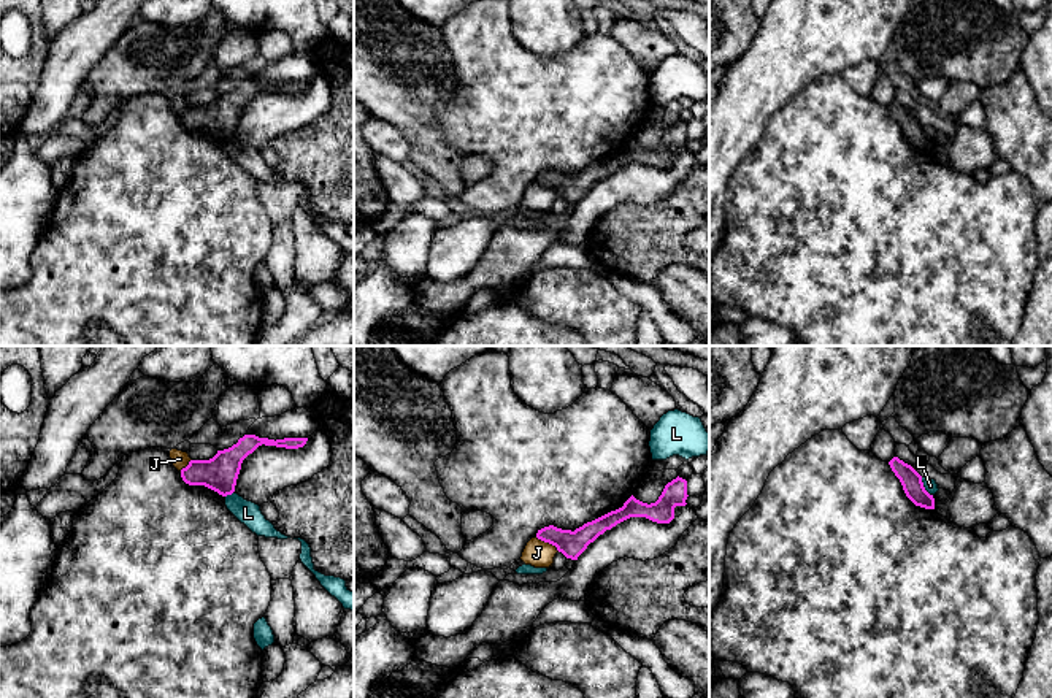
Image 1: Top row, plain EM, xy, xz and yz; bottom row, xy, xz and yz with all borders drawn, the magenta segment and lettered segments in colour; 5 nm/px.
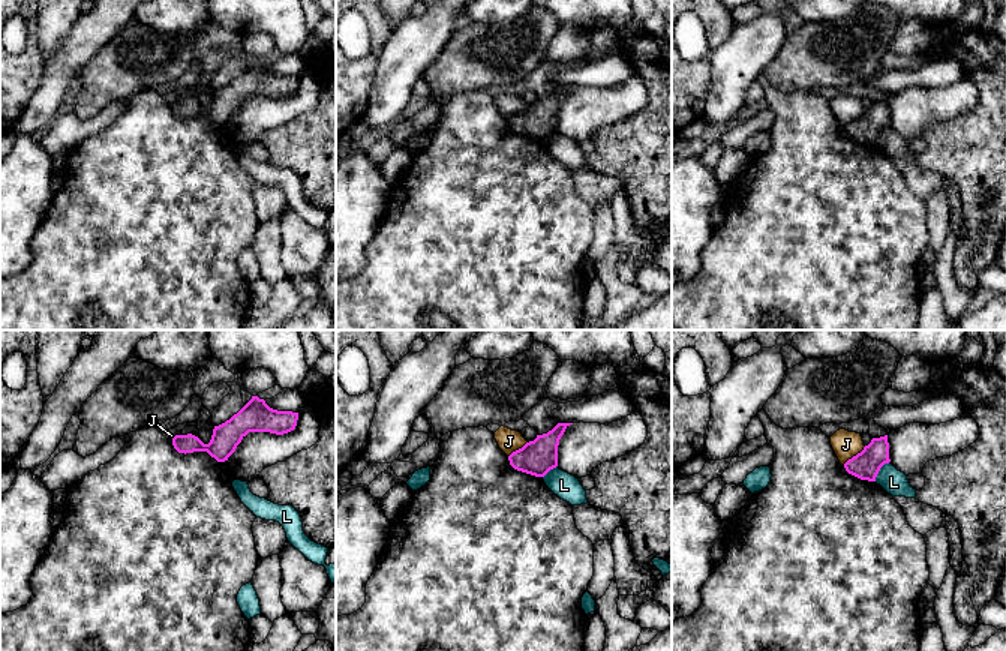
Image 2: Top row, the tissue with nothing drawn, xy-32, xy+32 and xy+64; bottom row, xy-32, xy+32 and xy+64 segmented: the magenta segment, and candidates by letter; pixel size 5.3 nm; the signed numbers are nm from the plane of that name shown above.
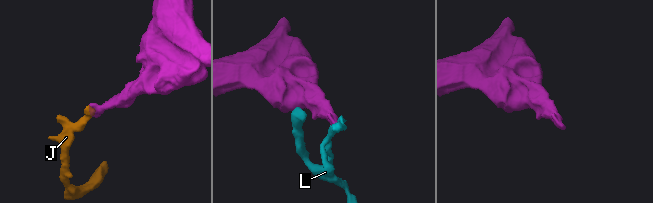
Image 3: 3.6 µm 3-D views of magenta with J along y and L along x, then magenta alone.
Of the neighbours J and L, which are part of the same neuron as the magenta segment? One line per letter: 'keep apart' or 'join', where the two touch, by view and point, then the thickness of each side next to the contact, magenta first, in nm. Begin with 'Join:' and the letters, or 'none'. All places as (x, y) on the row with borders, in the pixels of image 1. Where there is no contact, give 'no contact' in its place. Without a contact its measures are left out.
Join: none
J: keep apart; meets magenta in xz at (548, 541); 140 nm thick on the magenta side, 140 nm on the other
L: keep apart; meets magenta in yz at (924, 487); 110 nm thick on the magenta side, 70 nm on the other

